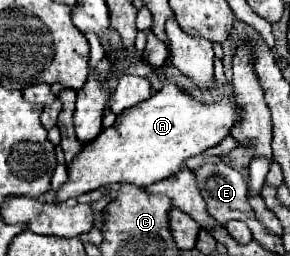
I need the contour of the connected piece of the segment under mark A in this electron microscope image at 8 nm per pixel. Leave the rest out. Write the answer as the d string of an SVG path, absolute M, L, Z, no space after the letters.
M167 84L149 100L121 112L111 128L103 128L93 142L83 146L67 166L67 182L55 192L53 202L61 204L109 184L149 186L173 176L187 158L217 146L231 132L237 118L239 110L229 98L221 98L217 104L201 104L175 84Z

